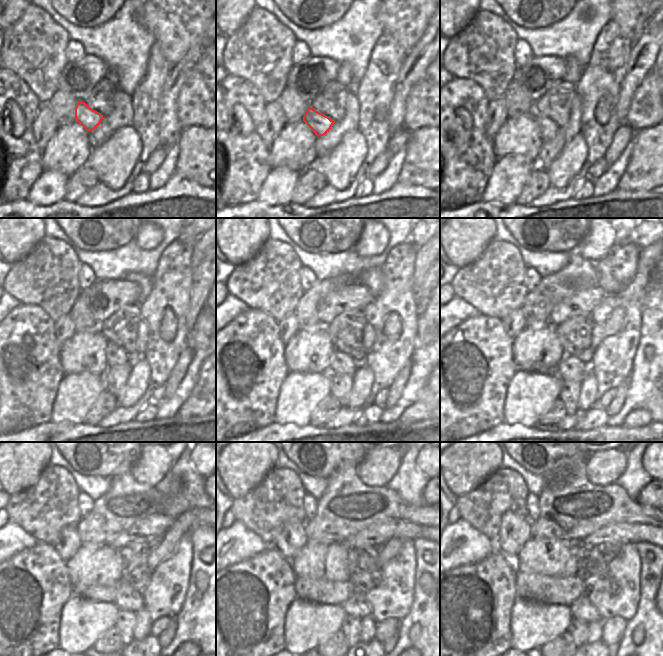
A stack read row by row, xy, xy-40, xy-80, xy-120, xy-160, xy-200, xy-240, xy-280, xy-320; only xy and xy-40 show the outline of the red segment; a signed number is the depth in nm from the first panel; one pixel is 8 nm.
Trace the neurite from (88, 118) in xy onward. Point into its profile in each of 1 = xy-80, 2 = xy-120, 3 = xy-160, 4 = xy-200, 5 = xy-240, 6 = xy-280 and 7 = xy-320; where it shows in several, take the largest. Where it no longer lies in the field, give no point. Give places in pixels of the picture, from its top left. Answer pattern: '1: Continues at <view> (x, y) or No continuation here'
1: Continues at xy-80 (548, 128)
2: Continues at xy-120 (116, 356)
3: Continues at xy-160 (341, 363)
4: Continues at xy-200 (569, 368)
5: Continues at xy-240 (127, 598)
6: Continues at xy-280 (356, 605)
7: Continues at xy-320 (582, 609)

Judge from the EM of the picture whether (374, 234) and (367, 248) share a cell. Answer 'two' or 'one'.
one

